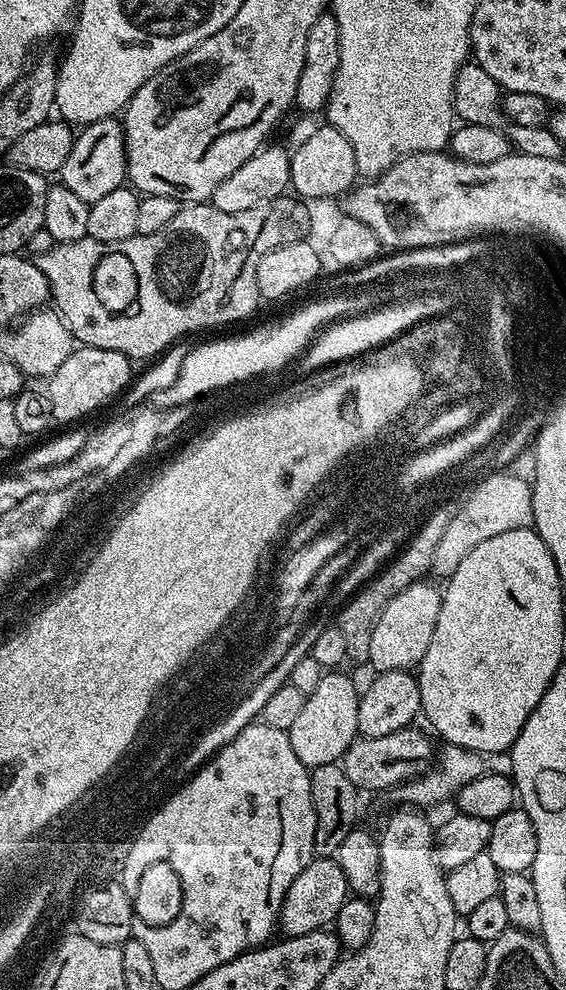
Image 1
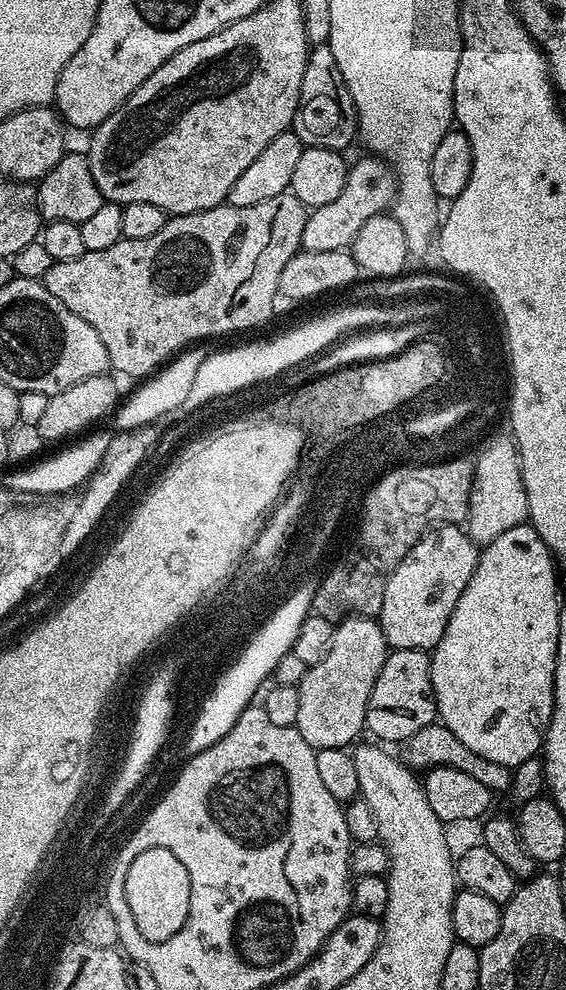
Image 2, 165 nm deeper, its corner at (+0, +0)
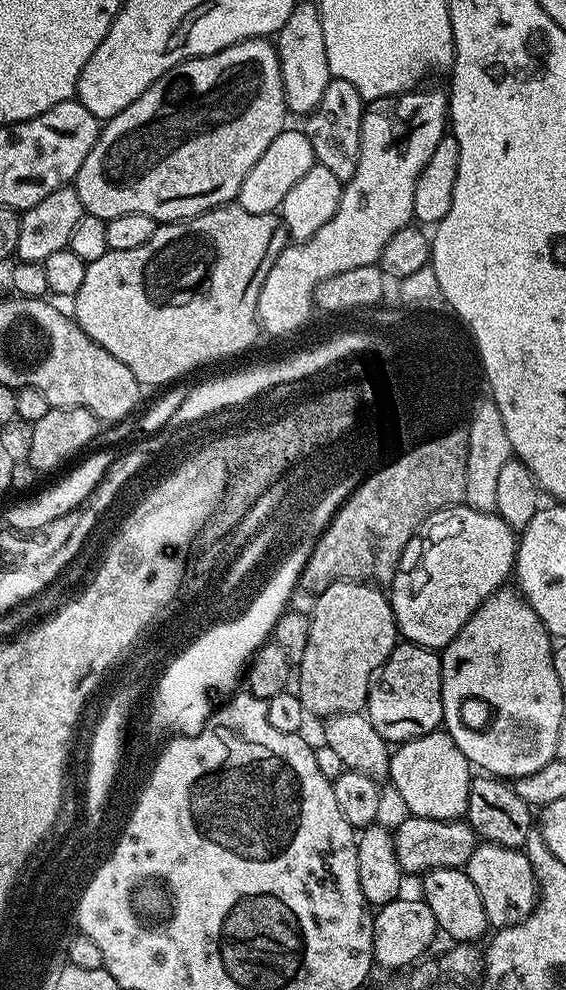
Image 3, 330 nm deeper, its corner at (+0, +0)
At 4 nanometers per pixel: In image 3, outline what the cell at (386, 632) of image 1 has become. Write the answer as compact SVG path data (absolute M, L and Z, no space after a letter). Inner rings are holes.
M463 502L430 514L430 518L426 518L420 527L418 536L424 541L420 545L417 543L401 558L400 569L390 585L392 613L396 619L396 631L407 643L442 650L460 633L462 626L466 626L478 606L509 583L516 567L518 536L495 512L474 510Z

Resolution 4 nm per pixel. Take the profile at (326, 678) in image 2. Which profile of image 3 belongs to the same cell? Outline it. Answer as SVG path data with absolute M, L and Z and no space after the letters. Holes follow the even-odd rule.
M340 580L336 584L331 584L325 592L319 593L315 597L316 605L310 608L310 642L306 642L306 654L302 654L302 658L298 661L298 680L300 676L300 688L298 687L298 695L305 713L312 712L319 718L327 718L337 716L338 714L346 714L347 712L360 712L367 705L368 691L372 688L372 682L377 672L383 664L390 658L390 654L395 650L398 643L398 633L396 631L396 619L392 613L392 601L387 595L384 596L379 587L373 586L367 582L359 580Z

